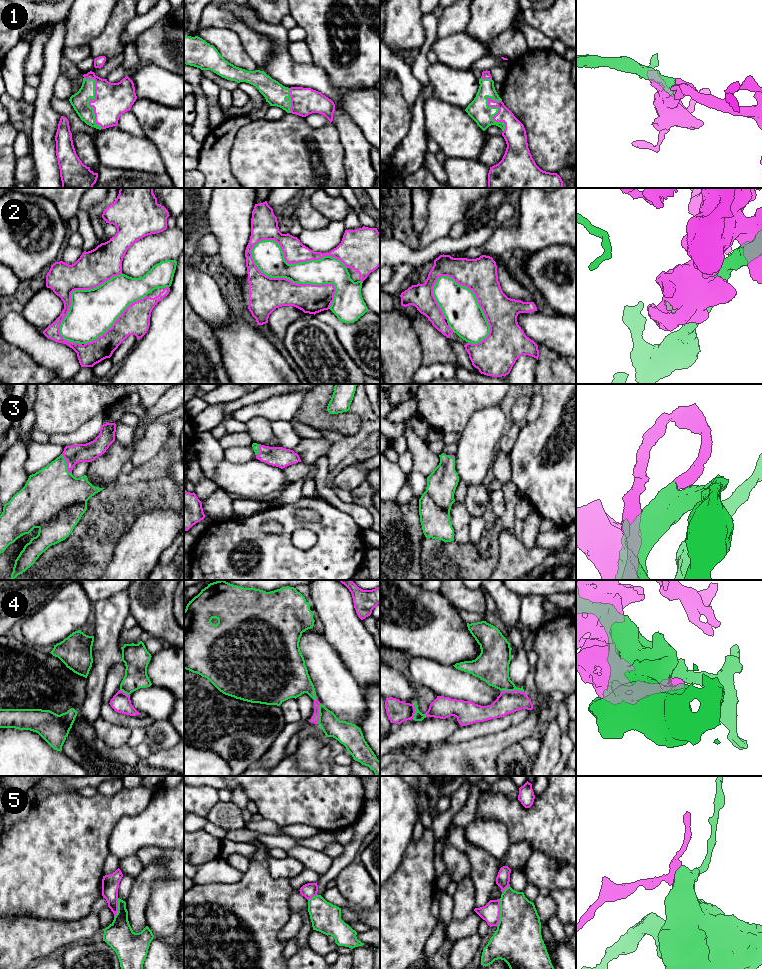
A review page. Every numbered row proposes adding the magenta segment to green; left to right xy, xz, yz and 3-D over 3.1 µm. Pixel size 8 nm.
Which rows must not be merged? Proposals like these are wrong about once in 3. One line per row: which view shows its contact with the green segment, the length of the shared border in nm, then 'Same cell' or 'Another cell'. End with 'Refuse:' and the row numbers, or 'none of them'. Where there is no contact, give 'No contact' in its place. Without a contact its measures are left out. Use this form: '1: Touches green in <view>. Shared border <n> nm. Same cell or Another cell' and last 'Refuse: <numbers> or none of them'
1: Touches green in xy. Shared border 440 nm. Same cell
2: Touches green in xz. Shared border 800 nm. Another cell
3: Touches green in xy. Shared border 180 nm. Same cell
4: Touches green in yz. Shared border 180 nm. Same cell
5: Touches green in yz. Shared border 220 nm. Another cell
Refuse: 2, 5

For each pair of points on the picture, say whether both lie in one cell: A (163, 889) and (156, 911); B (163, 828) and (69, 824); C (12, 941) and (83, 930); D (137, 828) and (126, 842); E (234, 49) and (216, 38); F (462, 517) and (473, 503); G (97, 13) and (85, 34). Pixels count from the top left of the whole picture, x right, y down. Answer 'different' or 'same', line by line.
A: same
B: different
C: same
D: same
E: same
F: different
G: same

